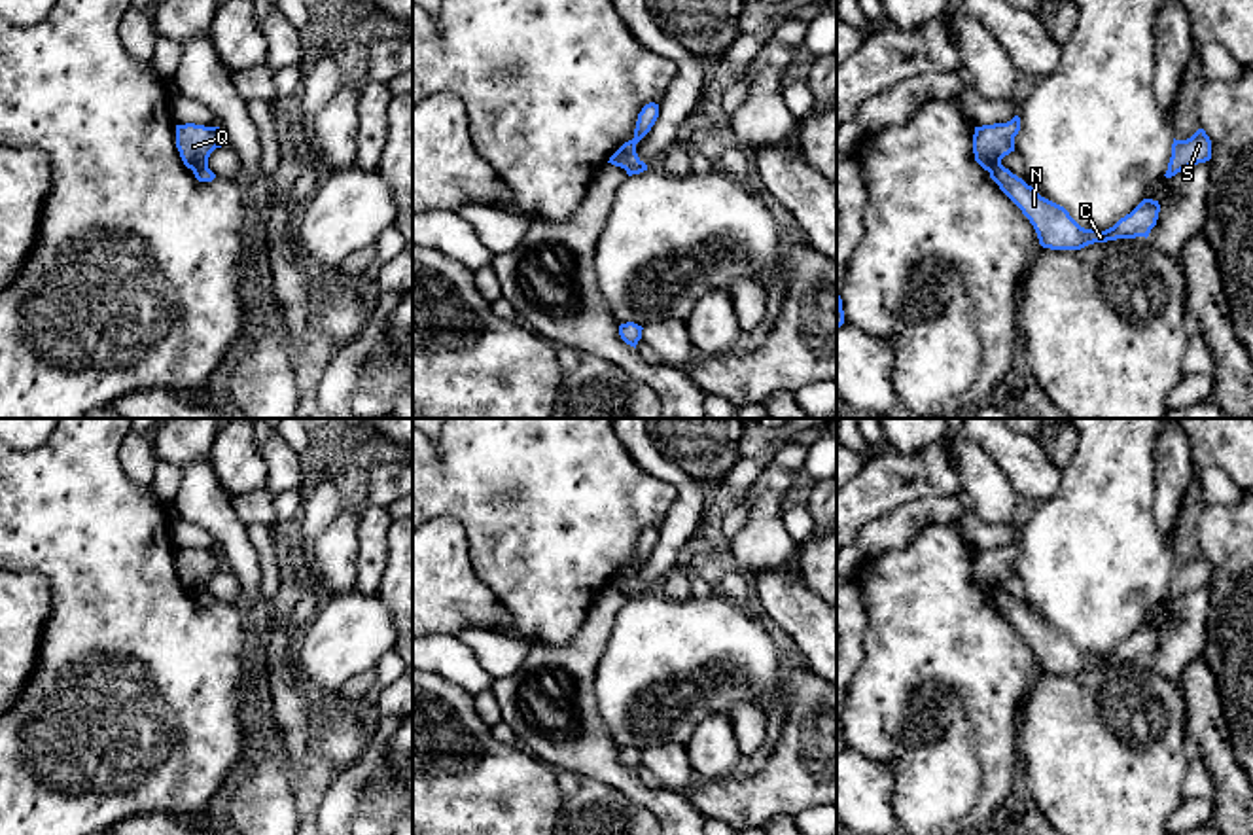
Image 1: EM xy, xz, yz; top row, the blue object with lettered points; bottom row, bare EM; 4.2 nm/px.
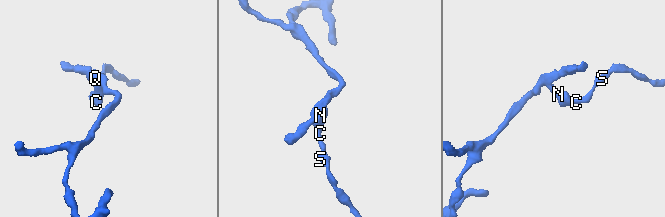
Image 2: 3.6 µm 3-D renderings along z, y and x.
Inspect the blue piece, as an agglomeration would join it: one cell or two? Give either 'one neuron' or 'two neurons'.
one neuron

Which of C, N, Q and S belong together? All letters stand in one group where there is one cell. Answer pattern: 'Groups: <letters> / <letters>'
Groups: C N Q S

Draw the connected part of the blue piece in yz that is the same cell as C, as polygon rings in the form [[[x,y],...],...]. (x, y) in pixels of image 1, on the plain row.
[[[1018,540],[1007,547],[975,551],[973,577],[975,585],[990,596],[990,602],[999,610],[999,613],[1030,644],[1043,672],[1081,674],[1094,666],[1149,661],[1158,644],[1158,625],[1143,623],[1130,638],[1105,655],[1085,653],[1064,631],[1041,621],[1022,602],[1005,593],[1001,583],[1015,576],[1015,560],[1018,555]]]

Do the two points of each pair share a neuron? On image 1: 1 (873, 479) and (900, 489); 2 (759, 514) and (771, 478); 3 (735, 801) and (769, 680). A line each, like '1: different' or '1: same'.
1: same
2: different
3: different

